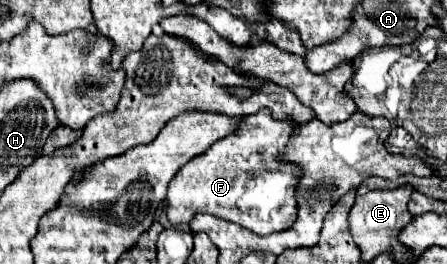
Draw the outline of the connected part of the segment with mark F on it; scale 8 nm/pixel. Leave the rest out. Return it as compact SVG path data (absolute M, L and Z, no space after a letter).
M270 109L242 119L232 135L216 141L206 153L188 161L174 181L170 181L166 195L170 223L188 225L194 213L210 213L262 237L290 229L298 219L296 187L302 171L296 163L278 163L276 159L296 131L298 123L290 119L276 121Z

